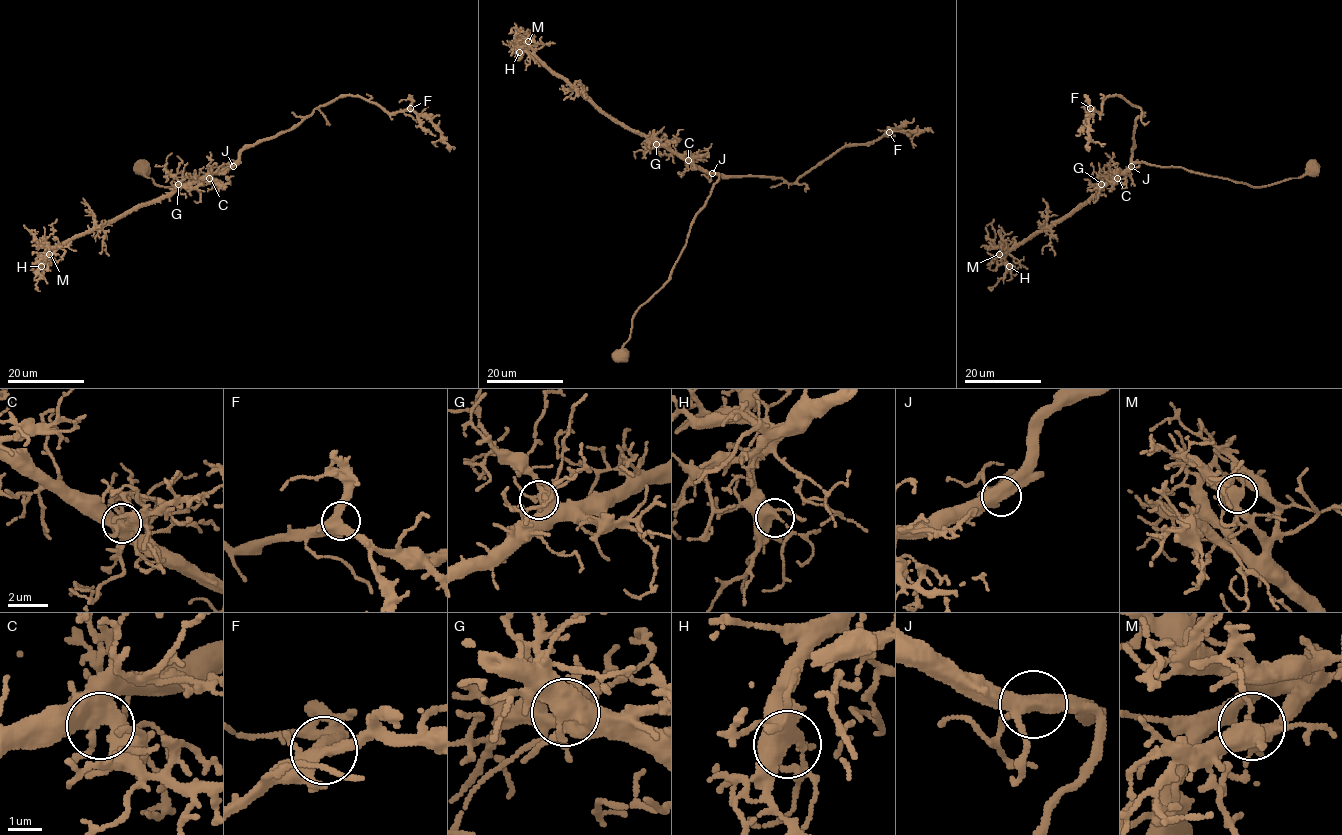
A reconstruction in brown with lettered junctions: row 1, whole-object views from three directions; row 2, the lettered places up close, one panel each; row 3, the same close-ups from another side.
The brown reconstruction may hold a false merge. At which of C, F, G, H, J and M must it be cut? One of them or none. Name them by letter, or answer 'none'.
none

